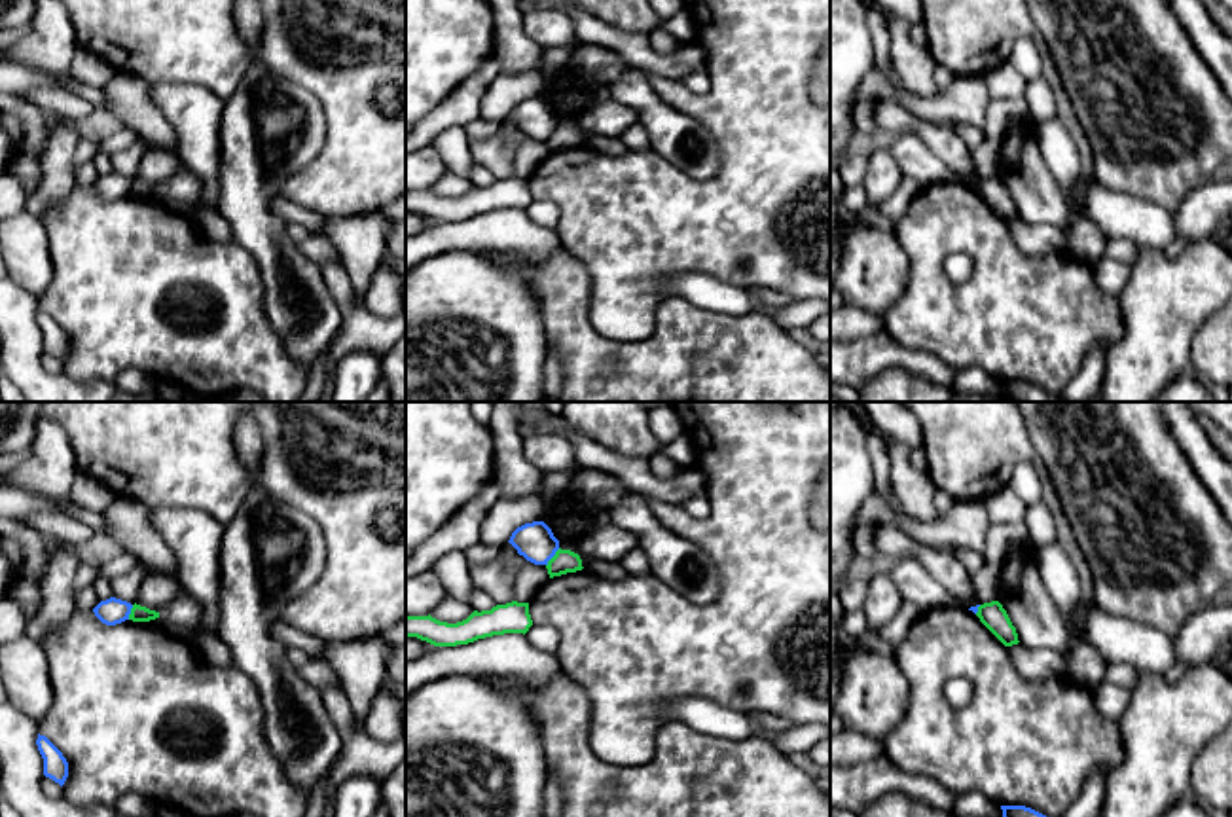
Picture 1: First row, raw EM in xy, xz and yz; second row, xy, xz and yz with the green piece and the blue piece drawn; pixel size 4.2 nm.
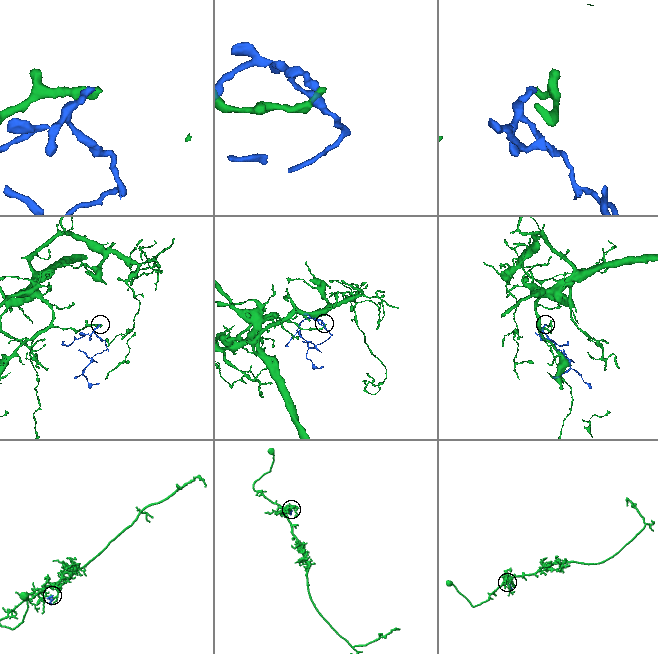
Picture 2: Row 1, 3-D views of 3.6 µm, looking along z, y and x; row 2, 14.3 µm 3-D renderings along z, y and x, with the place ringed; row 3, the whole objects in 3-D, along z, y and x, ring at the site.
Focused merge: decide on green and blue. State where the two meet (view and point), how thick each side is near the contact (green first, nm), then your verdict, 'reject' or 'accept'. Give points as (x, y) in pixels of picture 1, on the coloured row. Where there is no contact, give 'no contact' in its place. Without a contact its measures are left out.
xz (552, 558) | 100/160 nm | reject

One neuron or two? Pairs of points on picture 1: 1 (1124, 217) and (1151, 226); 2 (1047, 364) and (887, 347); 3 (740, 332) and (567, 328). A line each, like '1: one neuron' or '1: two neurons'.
1: one neuron
2: two neurons
3: one neuron

